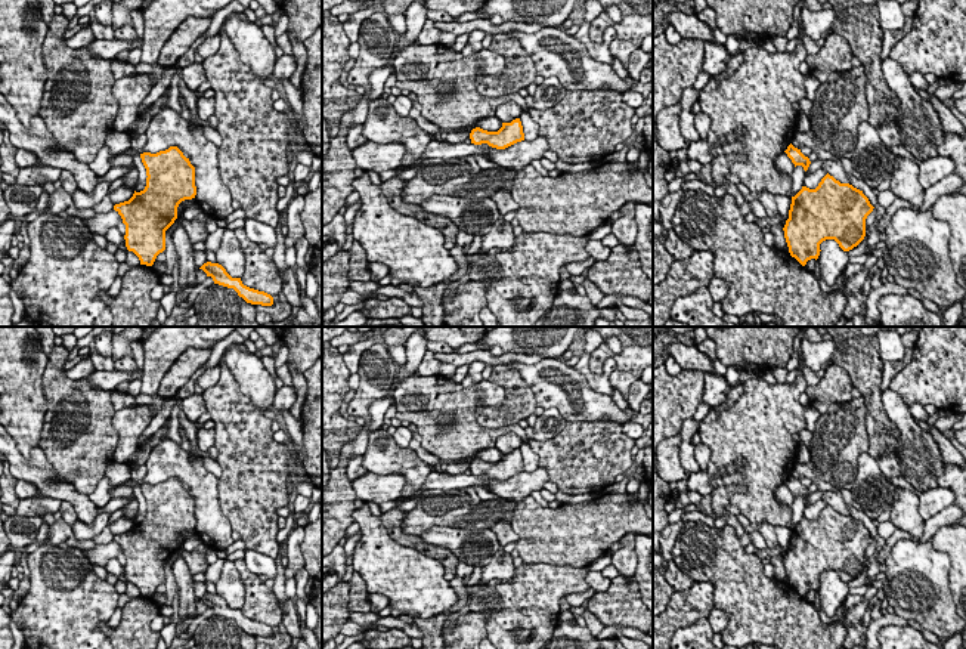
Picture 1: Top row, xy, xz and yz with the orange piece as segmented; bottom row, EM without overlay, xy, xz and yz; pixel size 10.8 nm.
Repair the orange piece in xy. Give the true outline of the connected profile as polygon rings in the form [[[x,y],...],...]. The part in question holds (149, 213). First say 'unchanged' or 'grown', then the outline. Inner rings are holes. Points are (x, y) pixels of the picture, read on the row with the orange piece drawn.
unchanged; [[[170,146],[157,154],[143,152],[140,158],[148,176],[145,189],[134,191],[129,201],[115,204],[114,210],[126,225],[124,239],[127,250],[139,257],[140,265],[152,266],[157,256],[165,250],[165,231],[177,219],[179,204],[196,195],[195,167],[177,146]]]

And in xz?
unchanged; [[[515,118],[511,123],[502,123],[502,127],[498,132],[487,132],[476,127],[471,130],[470,139],[474,145],[487,143],[492,148],[505,149],[524,140],[524,133],[520,118]]]

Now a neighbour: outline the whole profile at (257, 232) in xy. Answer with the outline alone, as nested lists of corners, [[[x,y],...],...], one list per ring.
[[[245,217],[244,229],[245,229],[247,238],[253,242],[266,244],[267,247],[273,247],[273,248],[278,244],[276,229],[266,223],[260,223],[257,220]]]

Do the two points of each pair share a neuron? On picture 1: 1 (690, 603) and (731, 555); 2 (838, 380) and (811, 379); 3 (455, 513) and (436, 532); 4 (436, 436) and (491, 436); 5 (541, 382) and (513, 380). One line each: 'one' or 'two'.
1: two
2: two
3: two
4: one
5: two

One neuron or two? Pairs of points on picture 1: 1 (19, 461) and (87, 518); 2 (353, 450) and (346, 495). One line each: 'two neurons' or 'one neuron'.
1: one neuron
2: one neuron

